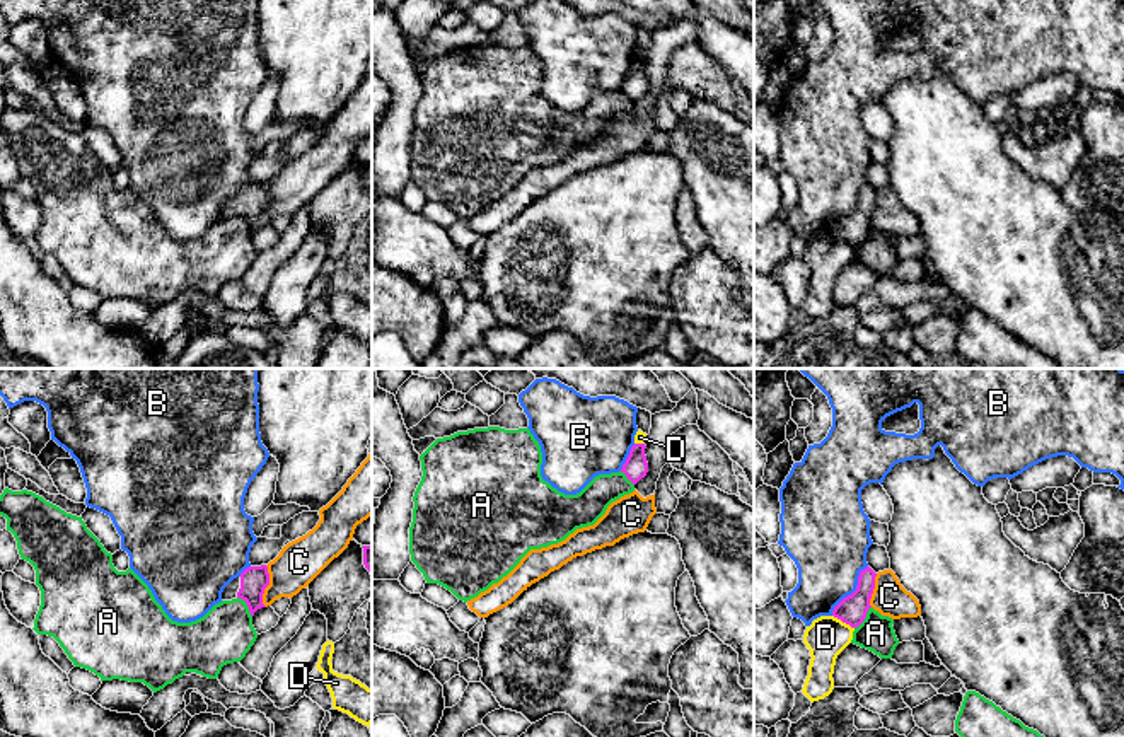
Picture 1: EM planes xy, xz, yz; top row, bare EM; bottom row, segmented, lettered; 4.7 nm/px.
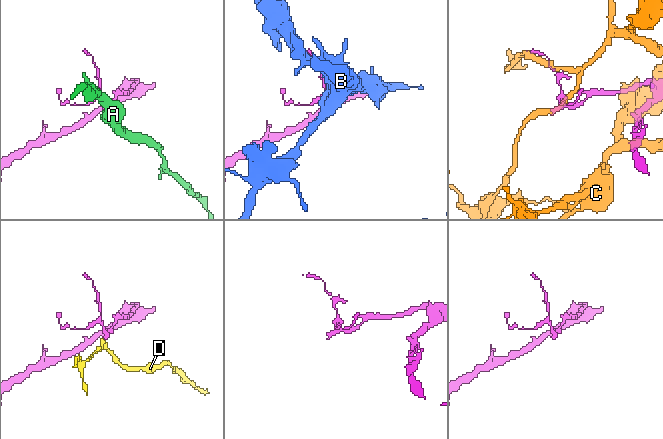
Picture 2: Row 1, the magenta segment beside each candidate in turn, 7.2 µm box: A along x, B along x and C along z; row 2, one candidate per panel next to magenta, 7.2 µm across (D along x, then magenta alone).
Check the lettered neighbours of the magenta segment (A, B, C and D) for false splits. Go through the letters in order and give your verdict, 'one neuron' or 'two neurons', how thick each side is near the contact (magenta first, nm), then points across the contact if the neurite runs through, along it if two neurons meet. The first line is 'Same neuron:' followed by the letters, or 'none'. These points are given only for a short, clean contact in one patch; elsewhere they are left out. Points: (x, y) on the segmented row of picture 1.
Same neuron: none
A: two neurons; 130 nm thick on the magenta side, 280 nm on the other; border along xy (237, 596), (251, 616)
B: two neurons; 140 nm thick on the magenta side, 360 nm on the other
C: two neurons; 130 nm thick on the magenta side, 200 nm on the other
D: two neurons; 140 nm thick on the magenta side, 190 nm on the other; border along yz (833, 615), (853, 628)

